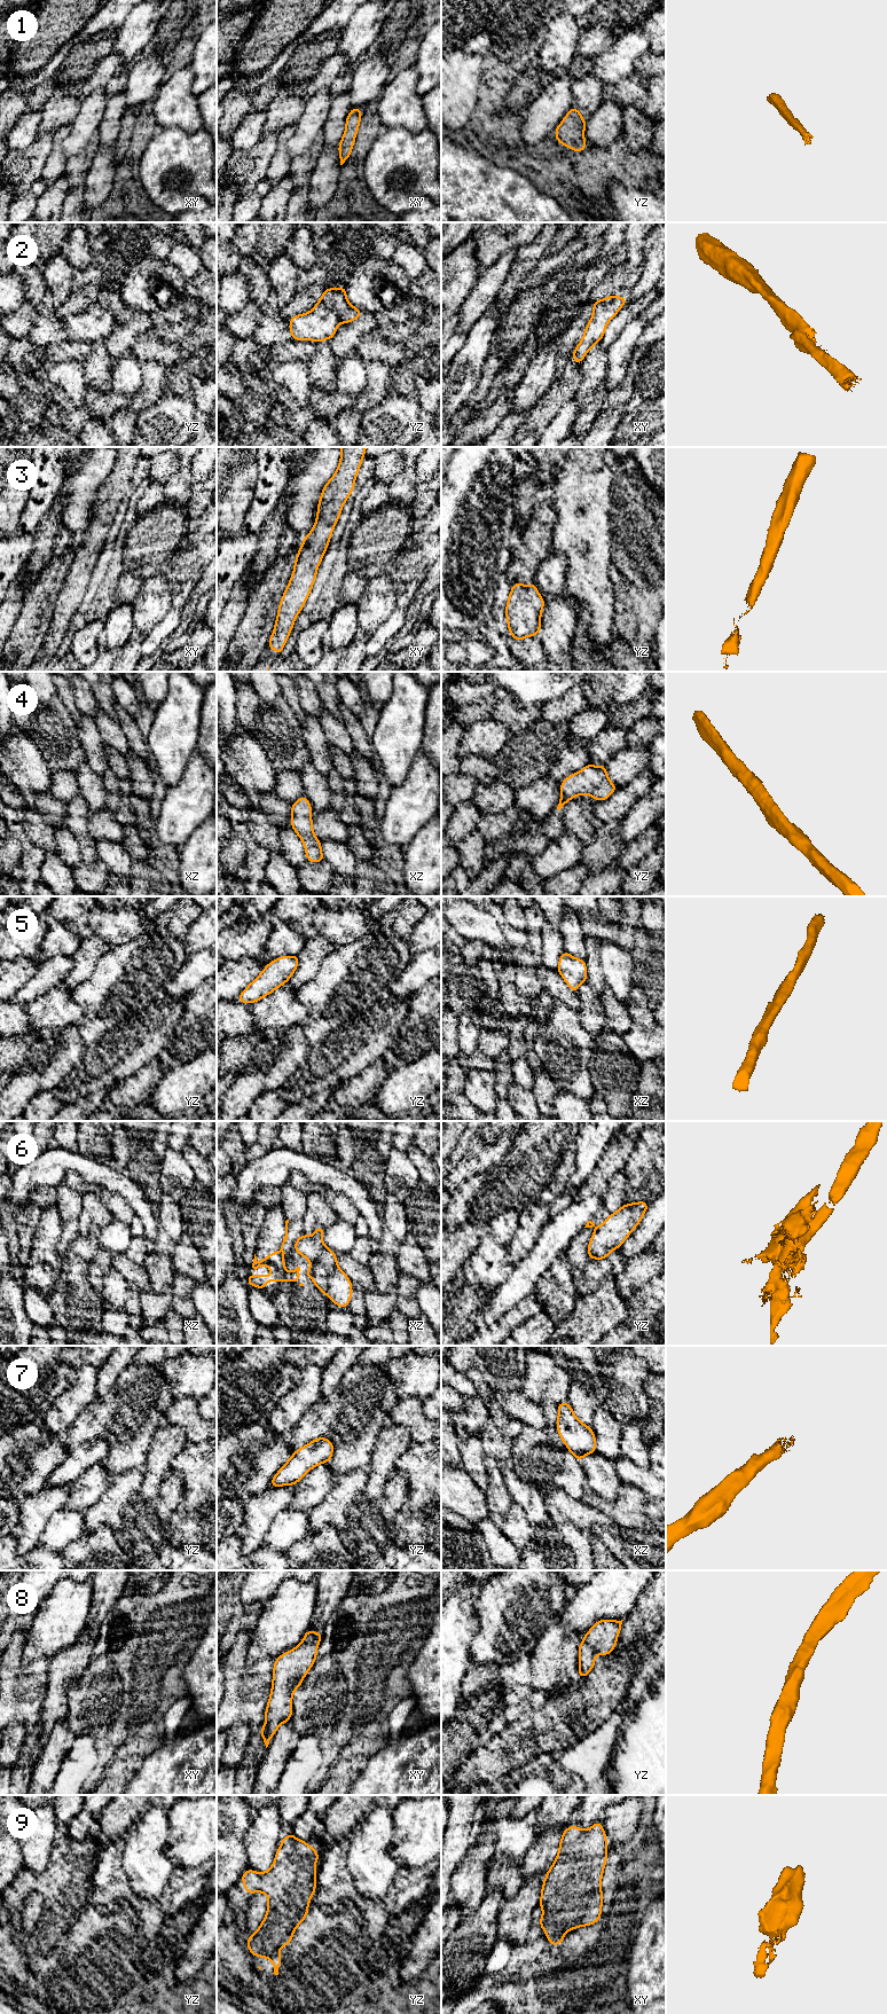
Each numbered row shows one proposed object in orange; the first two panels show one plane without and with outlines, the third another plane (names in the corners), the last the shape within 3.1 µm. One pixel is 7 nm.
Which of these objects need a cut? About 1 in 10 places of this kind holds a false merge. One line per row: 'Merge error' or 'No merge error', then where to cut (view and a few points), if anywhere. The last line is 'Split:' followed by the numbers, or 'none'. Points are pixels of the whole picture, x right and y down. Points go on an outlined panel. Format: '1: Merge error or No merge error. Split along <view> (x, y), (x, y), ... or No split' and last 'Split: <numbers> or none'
1: No merge error. No split
2: No merge error. No split
3: No merge error. No split
4: No merge error. No split
5: No merge error. No split
6: No merge error. No split
7: No merge error. No split
8: No merge error. No split
9: No merge error. No split
Split: none

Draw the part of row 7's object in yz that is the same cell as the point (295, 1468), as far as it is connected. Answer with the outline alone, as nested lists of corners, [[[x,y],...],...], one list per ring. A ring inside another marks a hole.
[[[317,1437],[295,1451],[290,1459],[278,1470],[269,1486],[292,1486],[298,1483],[313,1467],[330,1463],[333,1444],[329,1439]]]

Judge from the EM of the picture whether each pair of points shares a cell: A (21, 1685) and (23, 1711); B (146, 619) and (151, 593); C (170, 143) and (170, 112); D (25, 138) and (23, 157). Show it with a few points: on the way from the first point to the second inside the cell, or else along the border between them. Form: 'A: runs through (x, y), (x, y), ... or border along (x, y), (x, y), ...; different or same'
A: runs through (21, 1692), (23, 1705); same
B: runs through (147, 612), (151, 600); same
C: border along (162, 127), (180, 127), (186, 132), (196, 131); different
D: border along (38, 136), (28, 147), (12, 151); different

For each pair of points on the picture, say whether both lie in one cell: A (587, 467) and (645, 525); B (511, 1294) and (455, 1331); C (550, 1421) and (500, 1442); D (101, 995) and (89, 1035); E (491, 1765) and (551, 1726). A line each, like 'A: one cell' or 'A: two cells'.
A: two cells
B: two cells
C: two cells
D: one cell
E: one cell

